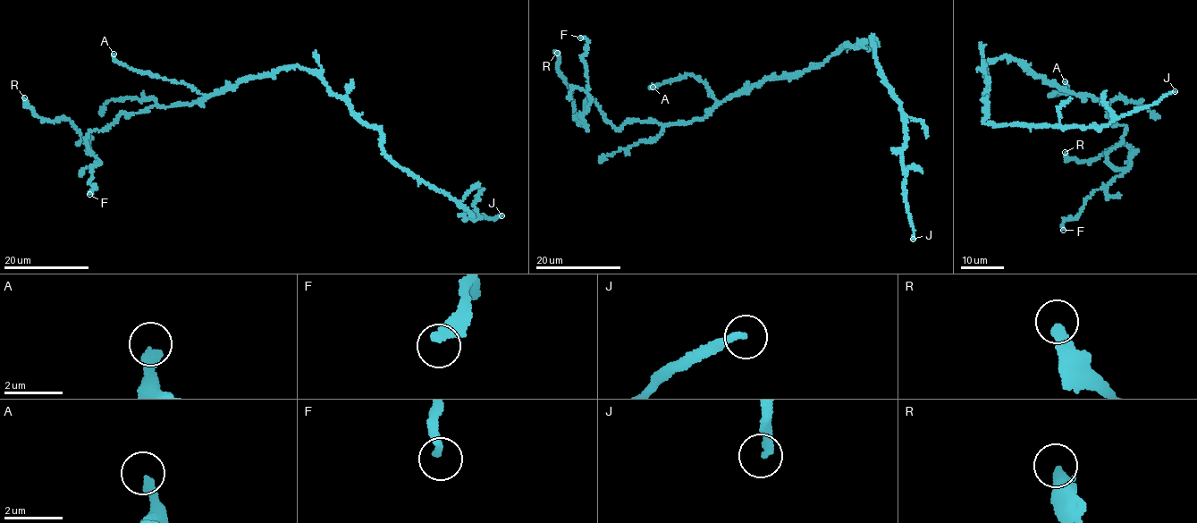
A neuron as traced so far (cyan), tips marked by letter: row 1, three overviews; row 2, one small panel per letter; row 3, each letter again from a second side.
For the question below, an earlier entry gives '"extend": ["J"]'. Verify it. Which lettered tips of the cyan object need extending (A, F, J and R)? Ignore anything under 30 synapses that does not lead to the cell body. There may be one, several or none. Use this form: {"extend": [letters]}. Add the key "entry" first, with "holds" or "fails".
{"entry": "holds", "extend": ["J"]}

